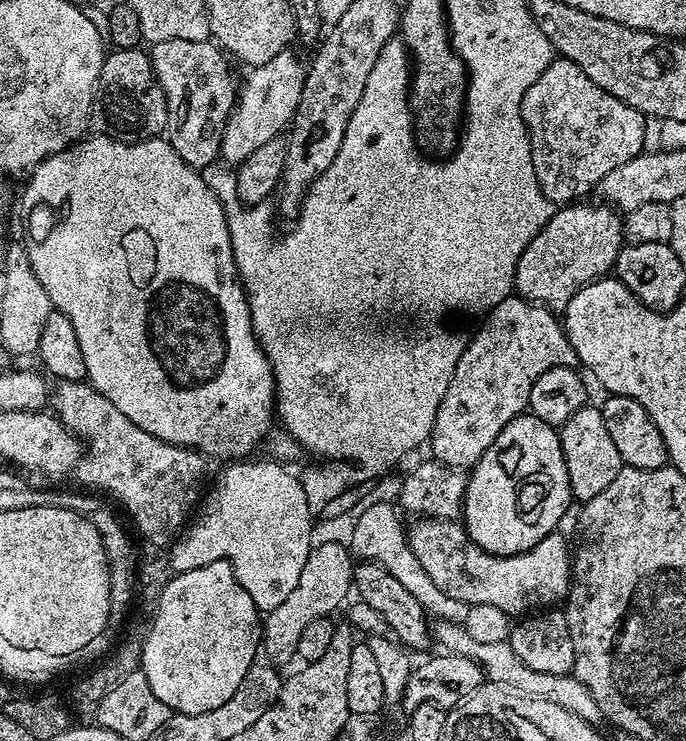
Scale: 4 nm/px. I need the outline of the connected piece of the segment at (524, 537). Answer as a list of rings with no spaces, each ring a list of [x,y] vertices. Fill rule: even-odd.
[[[525,414],[514,418],[494,438],[490,450],[470,469],[468,485],[464,491],[462,523],[465,532],[482,550],[494,556],[518,556],[533,548],[542,538],[560,527],[562,514],[573,503],[570,478],[566,470],[566,458],[562,454],[560,433],[553,425],[539,420],[537,416]]]

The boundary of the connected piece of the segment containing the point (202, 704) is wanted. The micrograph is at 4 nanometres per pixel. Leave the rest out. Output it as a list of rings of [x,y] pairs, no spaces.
[[[210,562],[196,570],[175,573],[166,590],[162,590],[154,615],[156,617],[148,624],[148,637],[144,640],[140,659],[140,667],[154,694],[158,694],[173,713],[182,716],[206,714],[230,702],[230,698],[234,698],[234,690],[242,686],[246,670],[257,663],[262,648],[262,613],[239,584],[230,562]]]

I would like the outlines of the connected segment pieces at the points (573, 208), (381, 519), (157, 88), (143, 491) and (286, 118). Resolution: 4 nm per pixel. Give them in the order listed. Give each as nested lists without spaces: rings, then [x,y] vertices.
[[[588,202],[557,207],[546,226],[534,234],[530,246],[522,250],[516,267],[515,295],[560,314],[578,290],[615,269],[620,249],[626,243],[621,213],[603,202],[584,203]]]
[[[378,503],[367,509],[354,529],[352,540],[349,544],[350,550],[355,557],[369,563],[380,564],[394,578],[397,578],[414,598],[420,602],[429,614],[436,616],[438,620],[453,621],[455,624],[463,624],[466,620],[469,605],[460,602],[456,598],[450,598],[444,594],[438,586],[434,585],[422,564],[418,562],[410,550],[407,535],[404,528],[400,526],[397,509],[393,503]]]
[[[143,47],[109,51],[104,58],[104,65],[96,83],[96,97],[92,99],[90,128],[97,137],[109,140],[121,140],[127,144],[137,144],[140,140],[159,137],[168,126],[168,107],[162,94],[162,86],[152,69],[152,57]]]
[[[84,380],[59,381],[51,393],[50,408],[56,419],[65,424],[76,439],[82,442],[84,453],[74,469],[77,482],[85,484],[80,486],[88,490],[99,490],[101,493],[109,492],[132,515],[137,530],[150,543],[171,545],[201,499],[204,460],[200,456],[203,455],[190,448],[181,448],[179,444],[167,444],[165,440],[154,438],[154,434],[146,434],[146,430],[134,426],[134,422],[130,422],[130,418],[126,418],[126,414],[122,414],[122,410],[118,410],[118,406],[110,402],[110,398],[102,398],[102,394],[98,394],[98,390]]]
[[[292,50],[274,54],[270,62],[255,65],[249,71],[252,73],[239,85],[232,115],[222,134],[220,155],[229,165],[239,166],[254,150],[266,146],[266,142],[279,137],[291,125],[298,98],[302,98],[305,71],[305,61],[300,61]]]

